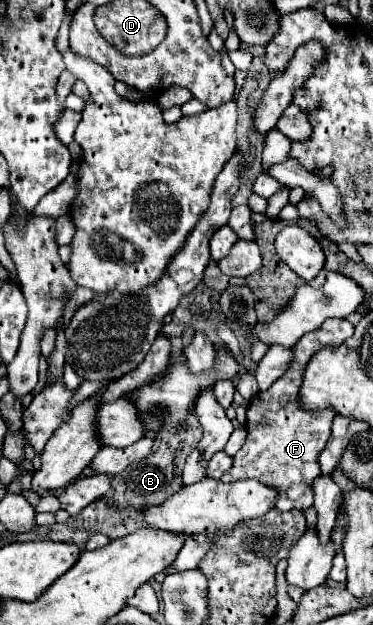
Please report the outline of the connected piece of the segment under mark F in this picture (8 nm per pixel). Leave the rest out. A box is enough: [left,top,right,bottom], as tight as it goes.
[220,320,354,512]

